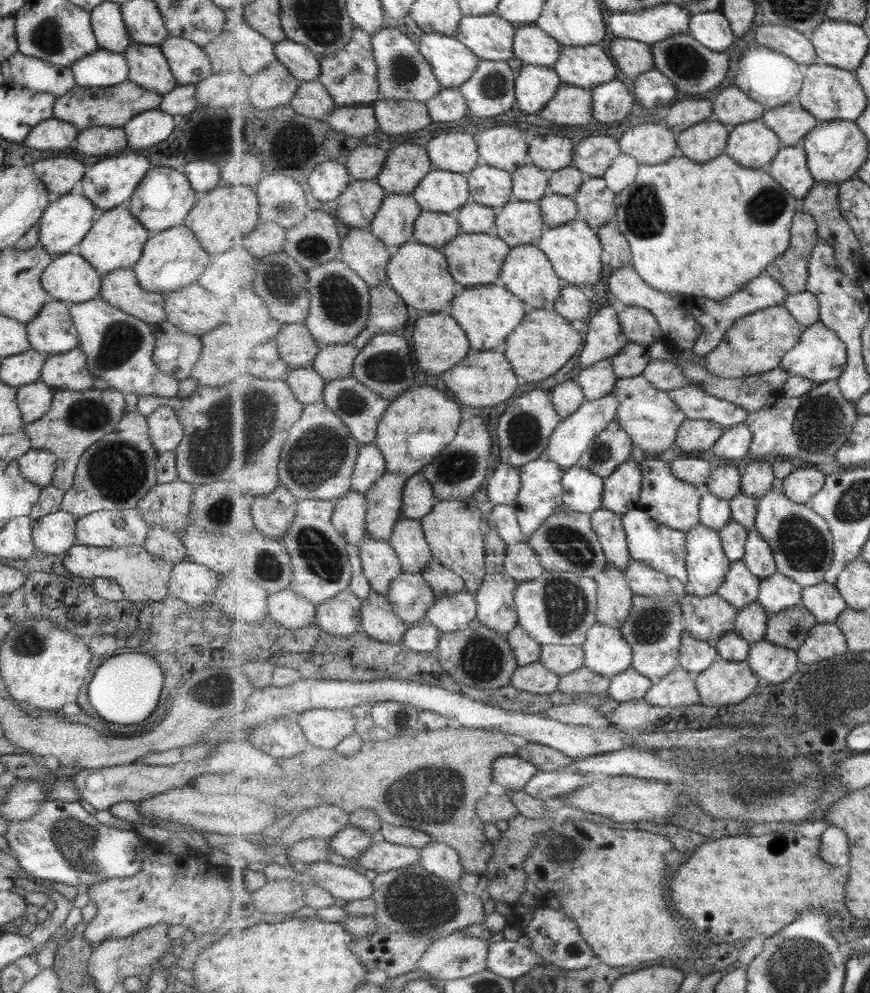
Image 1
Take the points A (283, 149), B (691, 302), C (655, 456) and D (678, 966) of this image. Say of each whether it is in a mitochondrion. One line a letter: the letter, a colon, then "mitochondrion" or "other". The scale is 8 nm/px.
A: other
B: other
C: other
D: other

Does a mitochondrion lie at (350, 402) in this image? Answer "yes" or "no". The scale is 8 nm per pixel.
yes

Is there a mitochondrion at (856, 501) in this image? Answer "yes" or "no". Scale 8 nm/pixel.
yes

